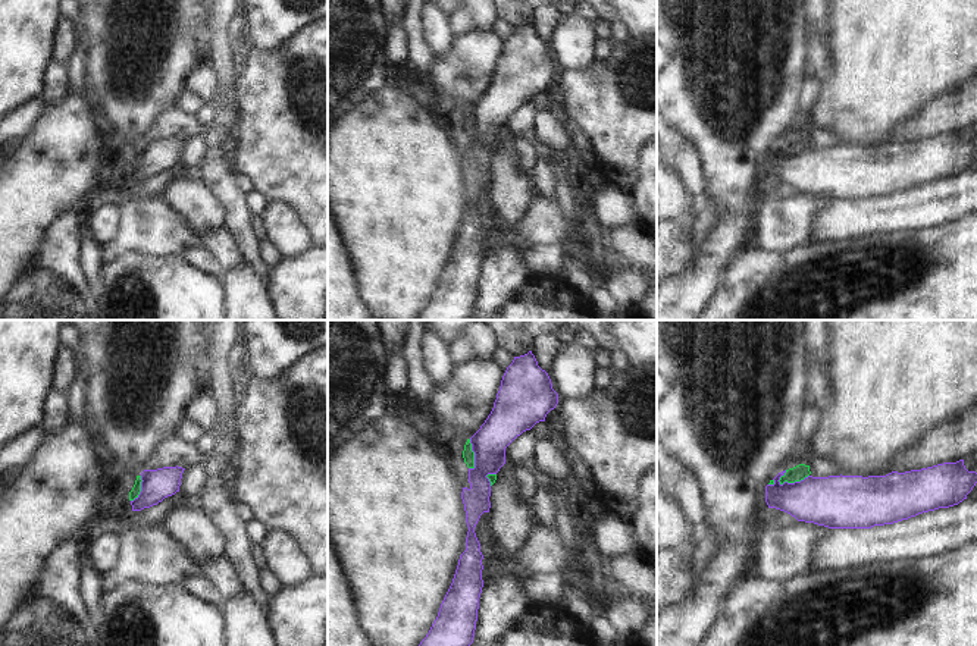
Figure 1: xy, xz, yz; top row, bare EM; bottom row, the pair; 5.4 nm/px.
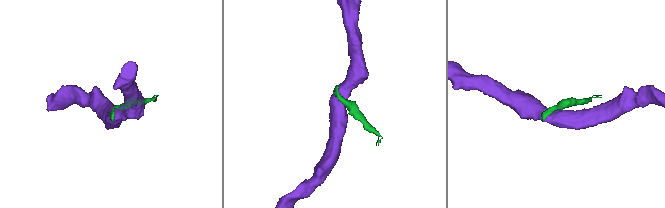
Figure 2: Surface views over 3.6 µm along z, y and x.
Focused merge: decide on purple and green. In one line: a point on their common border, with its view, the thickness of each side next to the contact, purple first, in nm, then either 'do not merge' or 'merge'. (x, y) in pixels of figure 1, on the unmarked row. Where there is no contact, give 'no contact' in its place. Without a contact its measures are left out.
meets purple in yz at (792, 154); 280 nm thick on the purple side, 90 nm on the other; do not merge

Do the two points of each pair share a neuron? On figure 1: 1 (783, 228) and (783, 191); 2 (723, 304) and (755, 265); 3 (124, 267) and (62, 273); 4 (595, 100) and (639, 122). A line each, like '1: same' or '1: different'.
1: different
2: same
3: different
4: same

